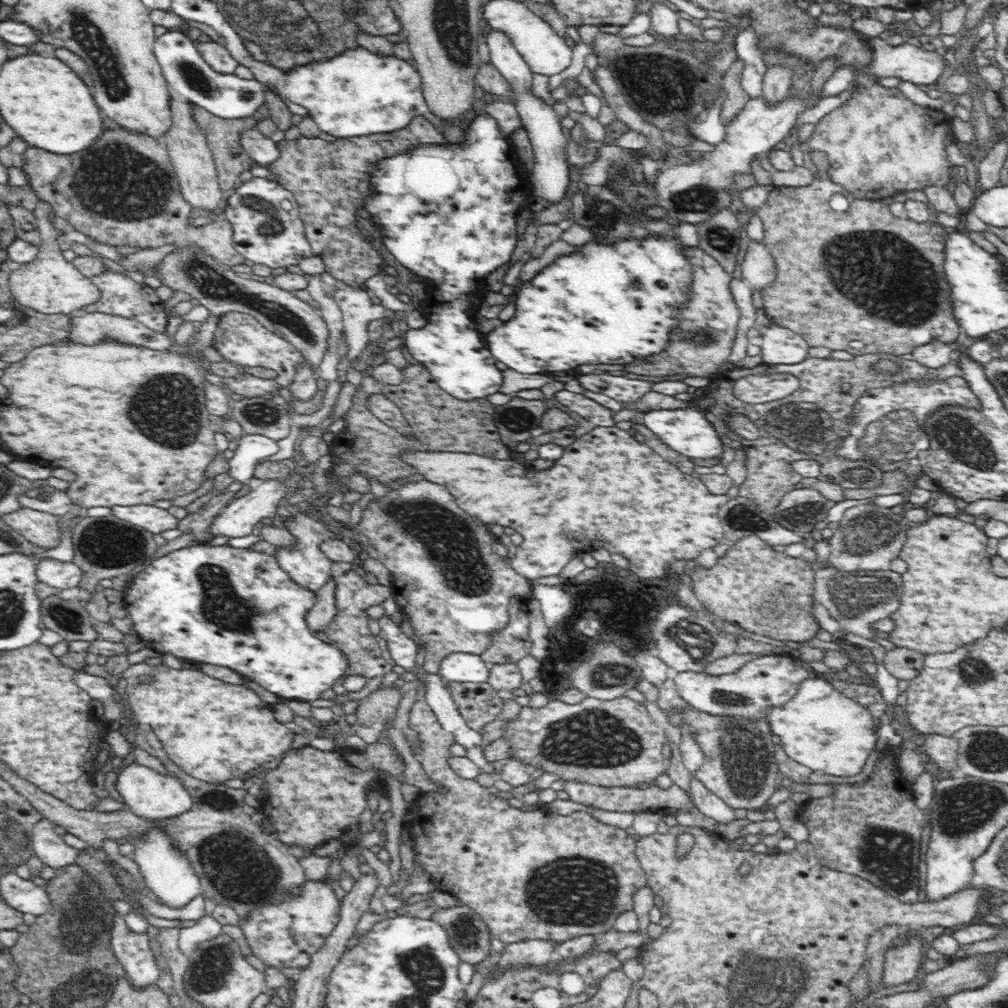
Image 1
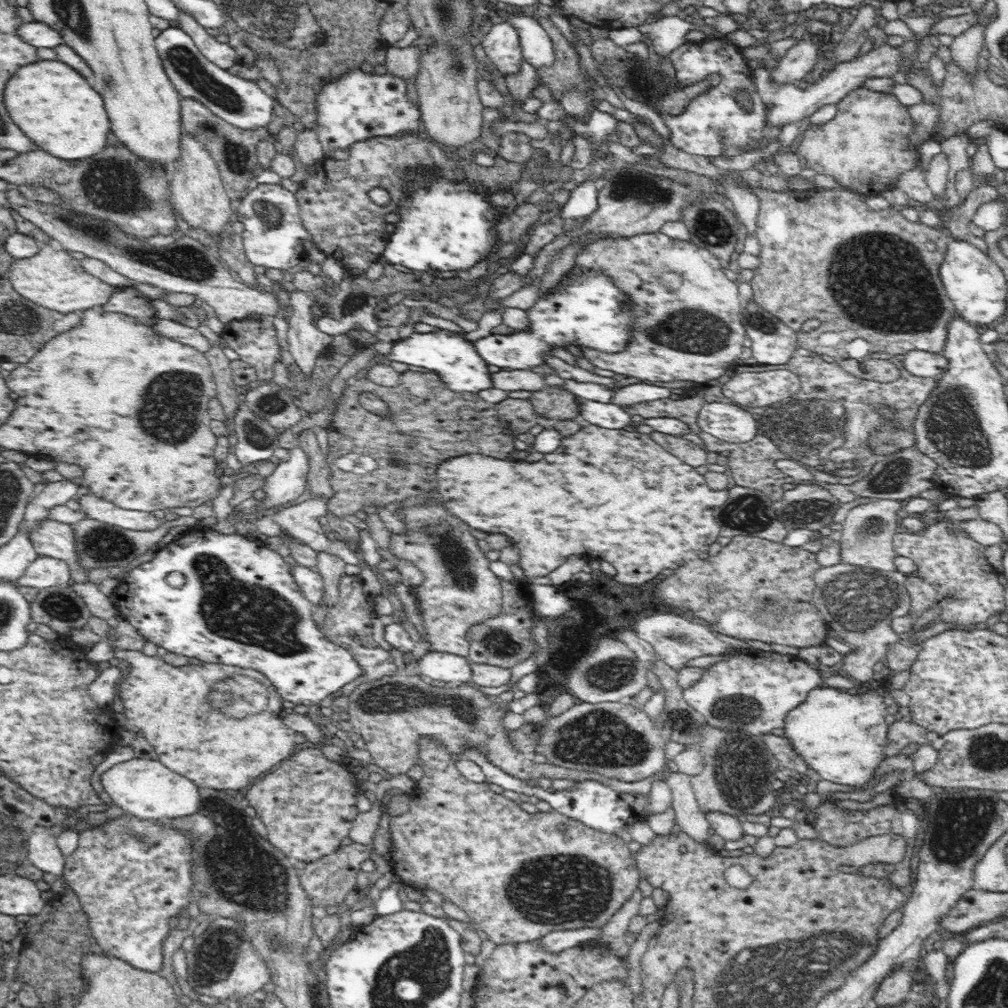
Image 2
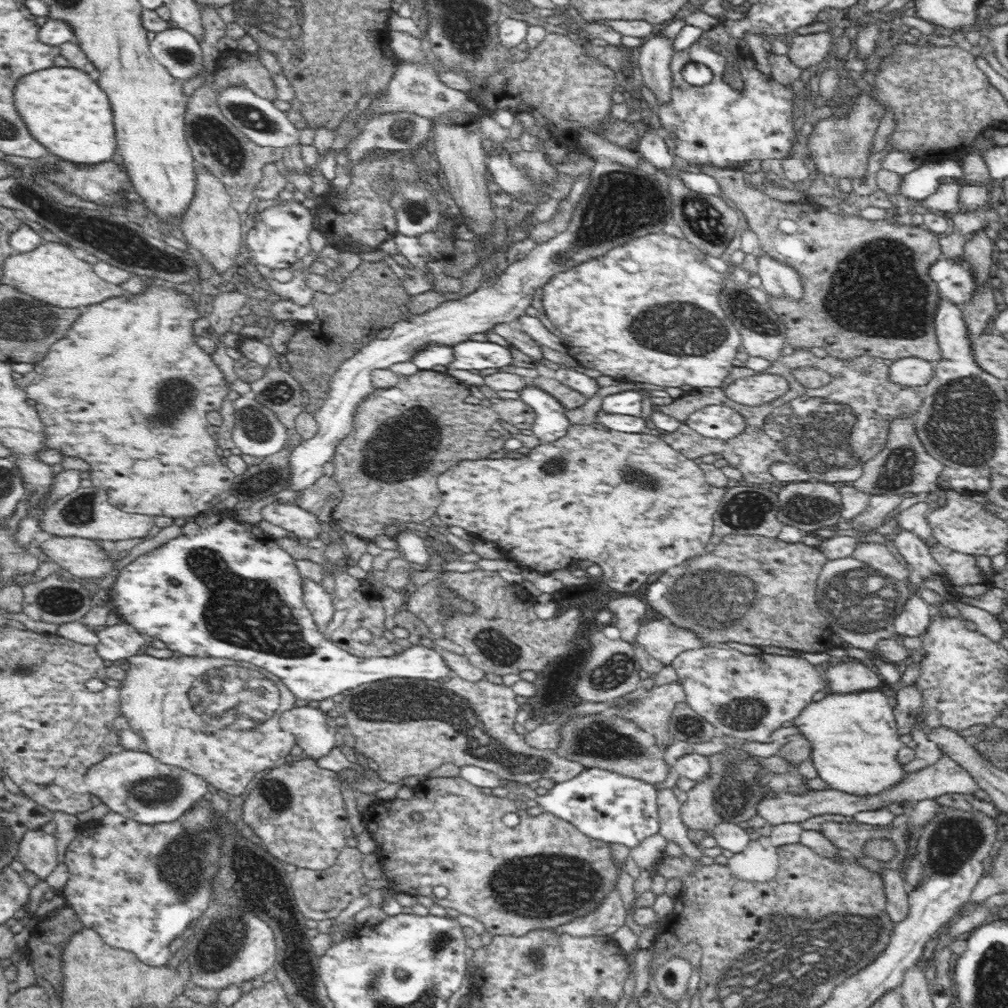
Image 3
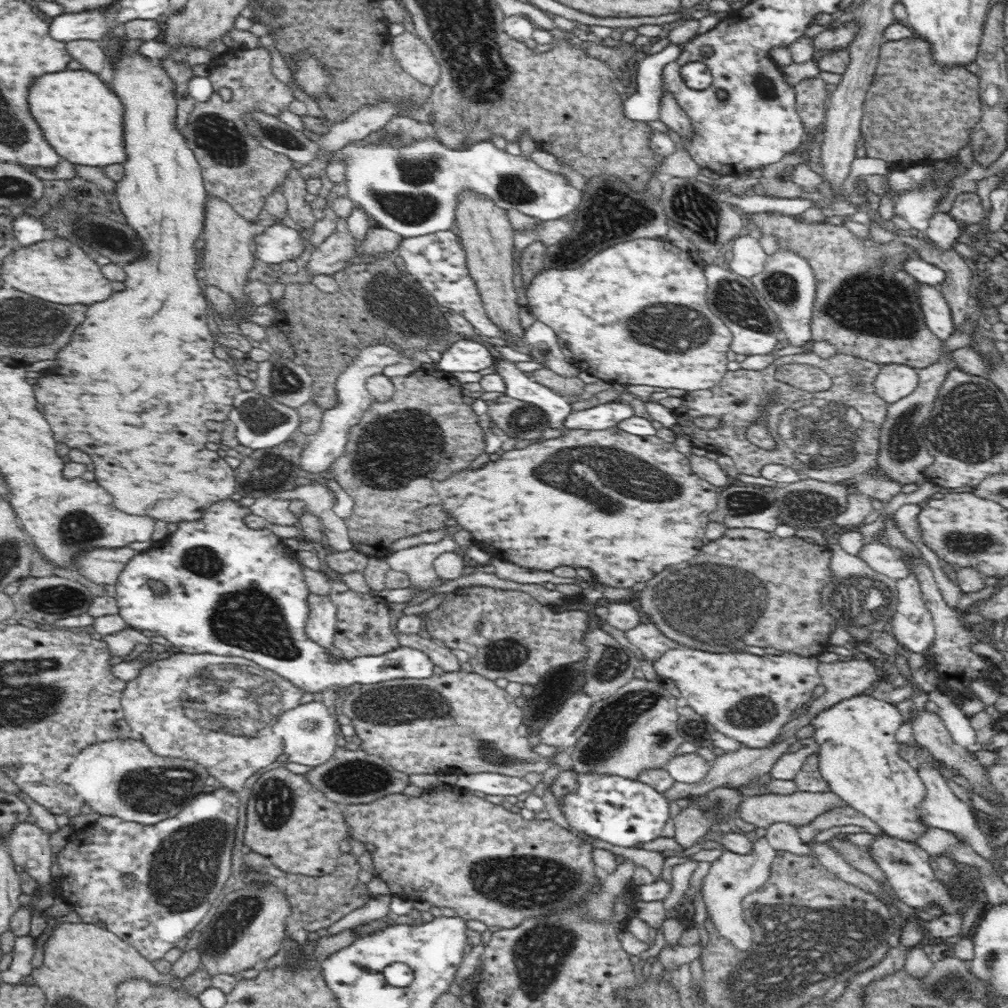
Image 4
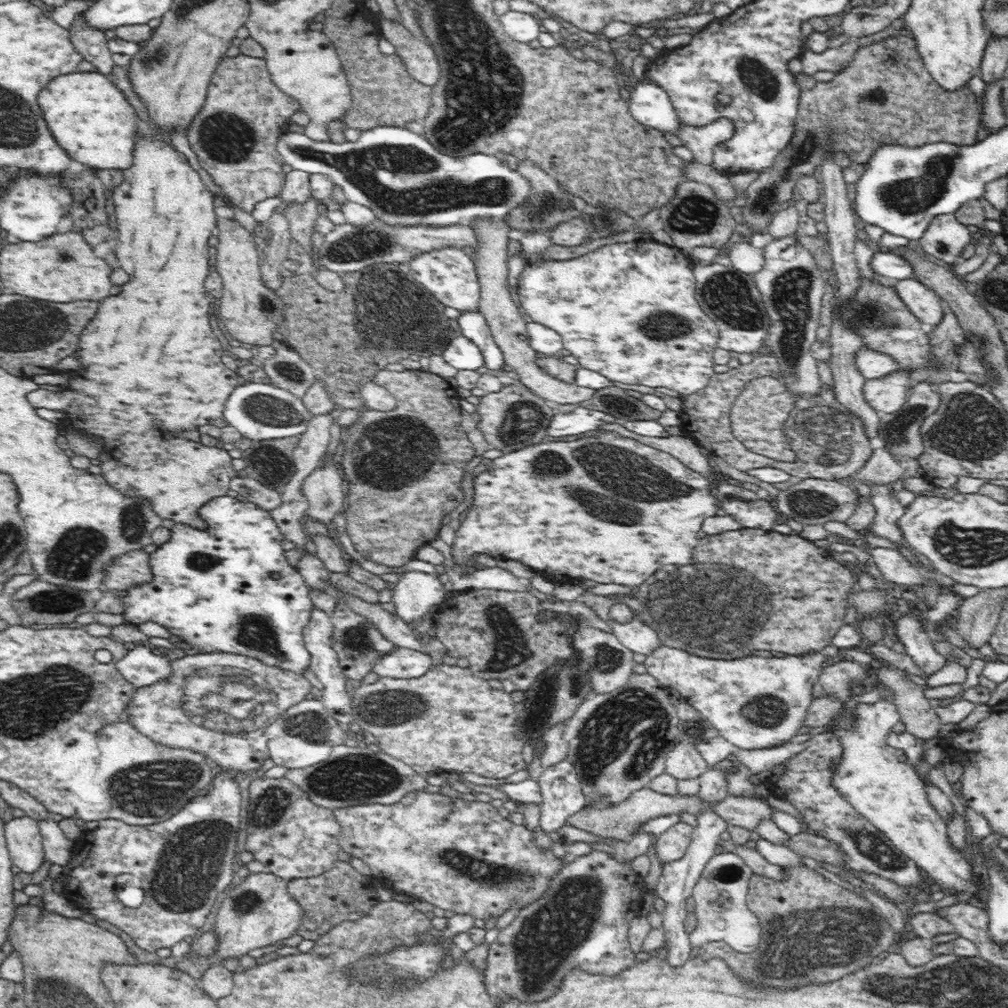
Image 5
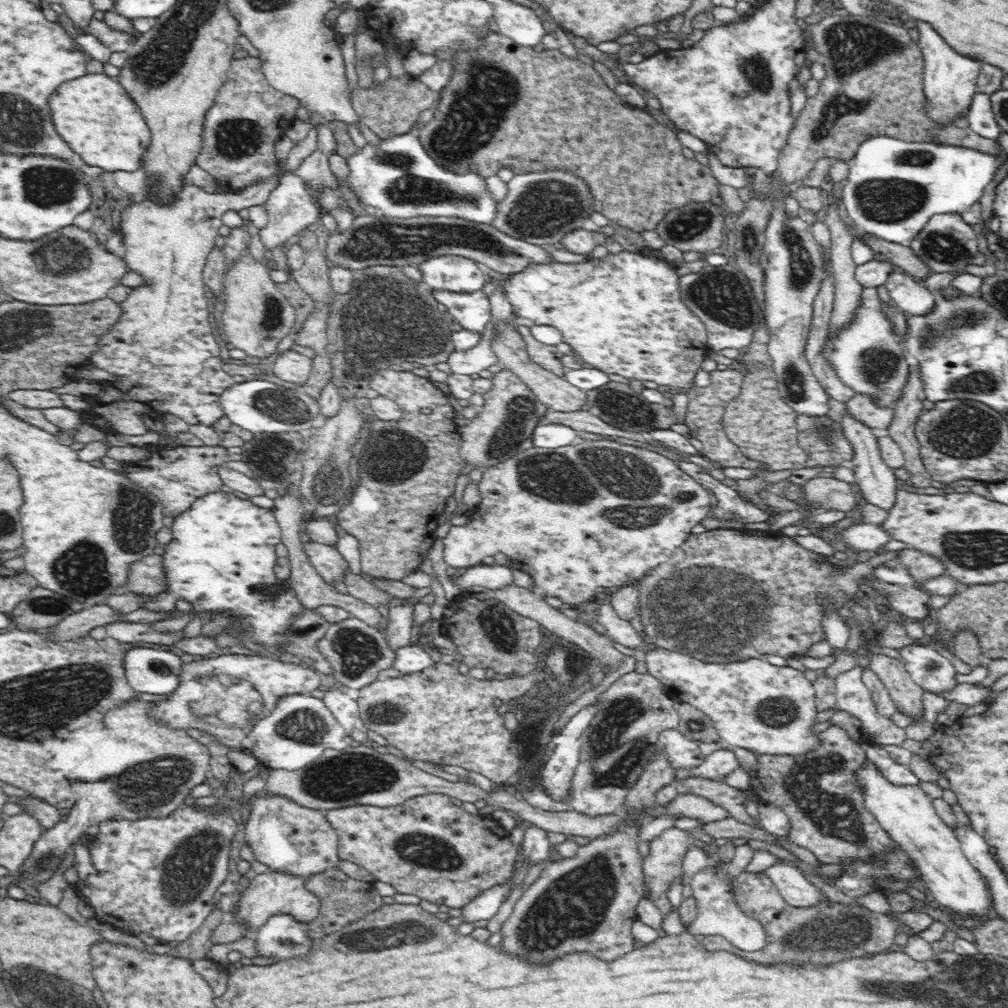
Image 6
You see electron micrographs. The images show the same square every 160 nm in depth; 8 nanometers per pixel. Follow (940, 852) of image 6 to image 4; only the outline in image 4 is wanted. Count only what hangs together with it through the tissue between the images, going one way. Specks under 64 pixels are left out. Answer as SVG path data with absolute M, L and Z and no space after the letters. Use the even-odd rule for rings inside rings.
M866 693L837 702L834 706L819 712L811 720L811 725L815 727L814 738L820 749L819 771L831 791L846 801L850 807L876 822L886 835L917 846L917 836L932 826L921 820L919 806L927 793L924 781L913 763L900 758L900 743L896 741L896 732L903 723L904 719L898 707Z

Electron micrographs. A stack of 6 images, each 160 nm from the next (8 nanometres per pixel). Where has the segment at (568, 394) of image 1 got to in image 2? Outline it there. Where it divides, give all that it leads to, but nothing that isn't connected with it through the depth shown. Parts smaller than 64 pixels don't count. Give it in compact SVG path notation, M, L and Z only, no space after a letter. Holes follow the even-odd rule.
M579 399L580 419L587 424L594 424L608 429L632 428L631 415L614 403L606 404Z

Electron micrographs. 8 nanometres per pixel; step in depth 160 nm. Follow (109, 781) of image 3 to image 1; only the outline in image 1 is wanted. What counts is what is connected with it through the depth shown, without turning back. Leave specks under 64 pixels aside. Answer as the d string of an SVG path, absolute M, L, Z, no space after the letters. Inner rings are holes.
M134 762L121 771L116 787L129 810L151 822L174 818L193 808L193 797L176 776L169 773L162 775L139 763Z

